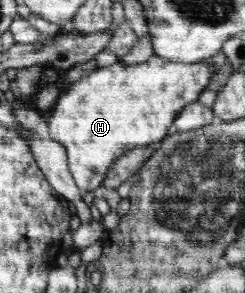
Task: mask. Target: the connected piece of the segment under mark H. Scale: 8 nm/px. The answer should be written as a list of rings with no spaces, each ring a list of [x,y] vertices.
[[[154,55],[140,64],[129,65],[117,61],[109,67],[96,68],[73,83],[67,93],[55,101],[51,116],[46,120],[46,127],[51,139],[67,148],[69,170],[79,190],[95,191],[99,185],[104,185],[108,169],[127,151],[135,147],[158,146],[170,135],[173,121],[181,109],[197,101],[199,93],[211,85],[213,72],[217,73],[217,69],[215,64],[209,65],[207,61],[181,63]]]

